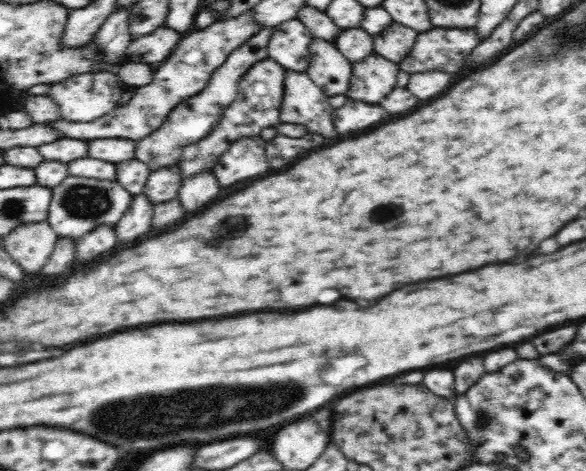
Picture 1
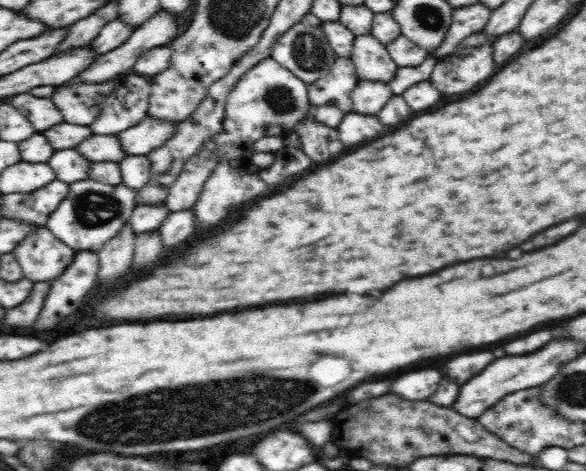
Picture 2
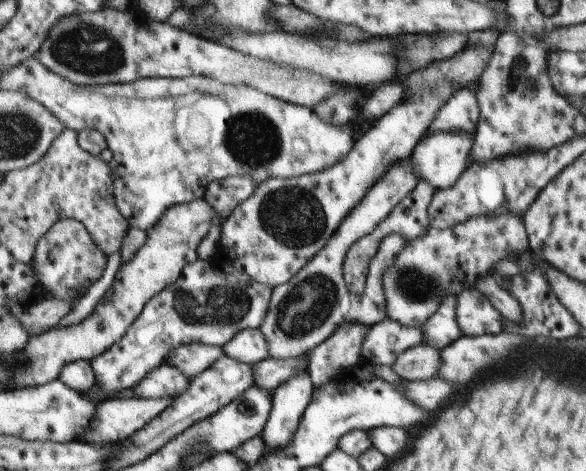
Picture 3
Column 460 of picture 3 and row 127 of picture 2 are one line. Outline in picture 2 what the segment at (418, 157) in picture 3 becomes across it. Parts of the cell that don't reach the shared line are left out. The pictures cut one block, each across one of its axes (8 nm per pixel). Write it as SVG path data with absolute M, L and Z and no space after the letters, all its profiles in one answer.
M147 116L132 130L118 134L118 138L126 154L134 154L134 156L148 154L154 148L162 146L162 143L174 134L175 124L172 121L158 121Z

